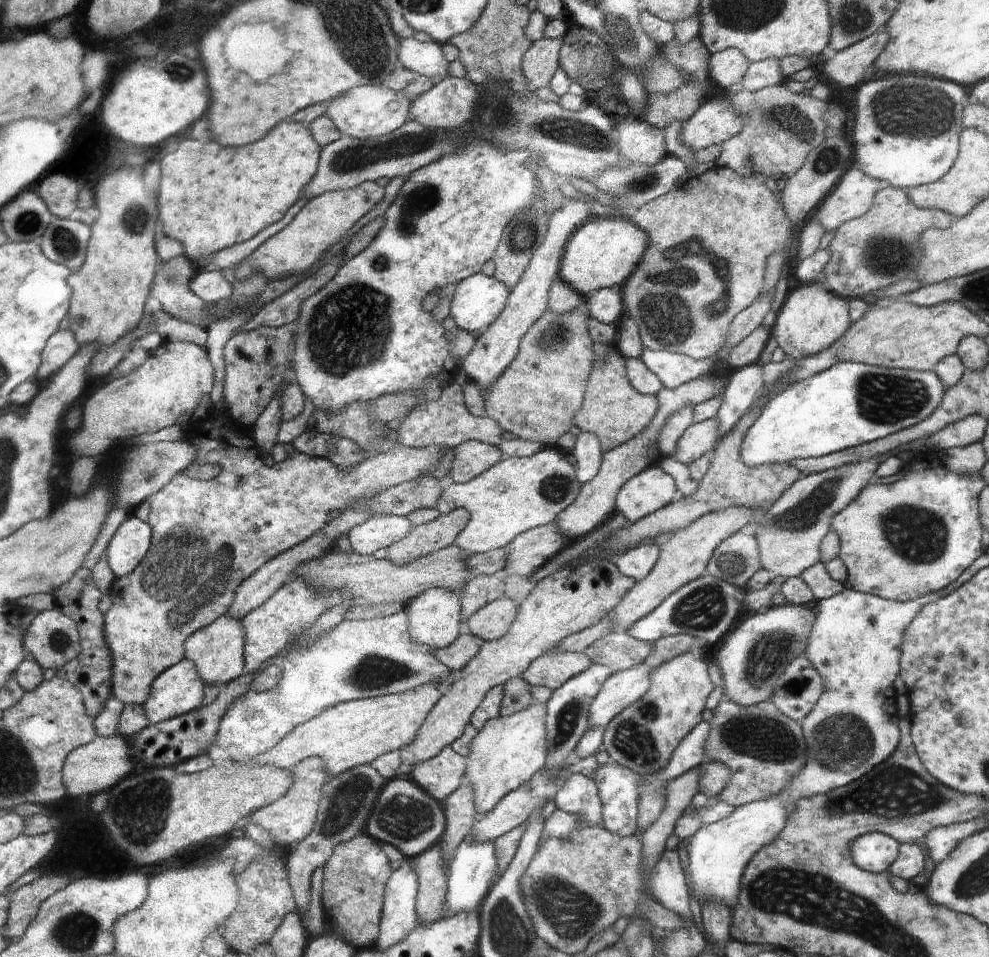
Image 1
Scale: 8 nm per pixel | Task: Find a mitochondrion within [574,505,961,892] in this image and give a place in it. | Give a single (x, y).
(897, 792)

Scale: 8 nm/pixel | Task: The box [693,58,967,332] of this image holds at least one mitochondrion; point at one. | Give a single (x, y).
(910, 110)

